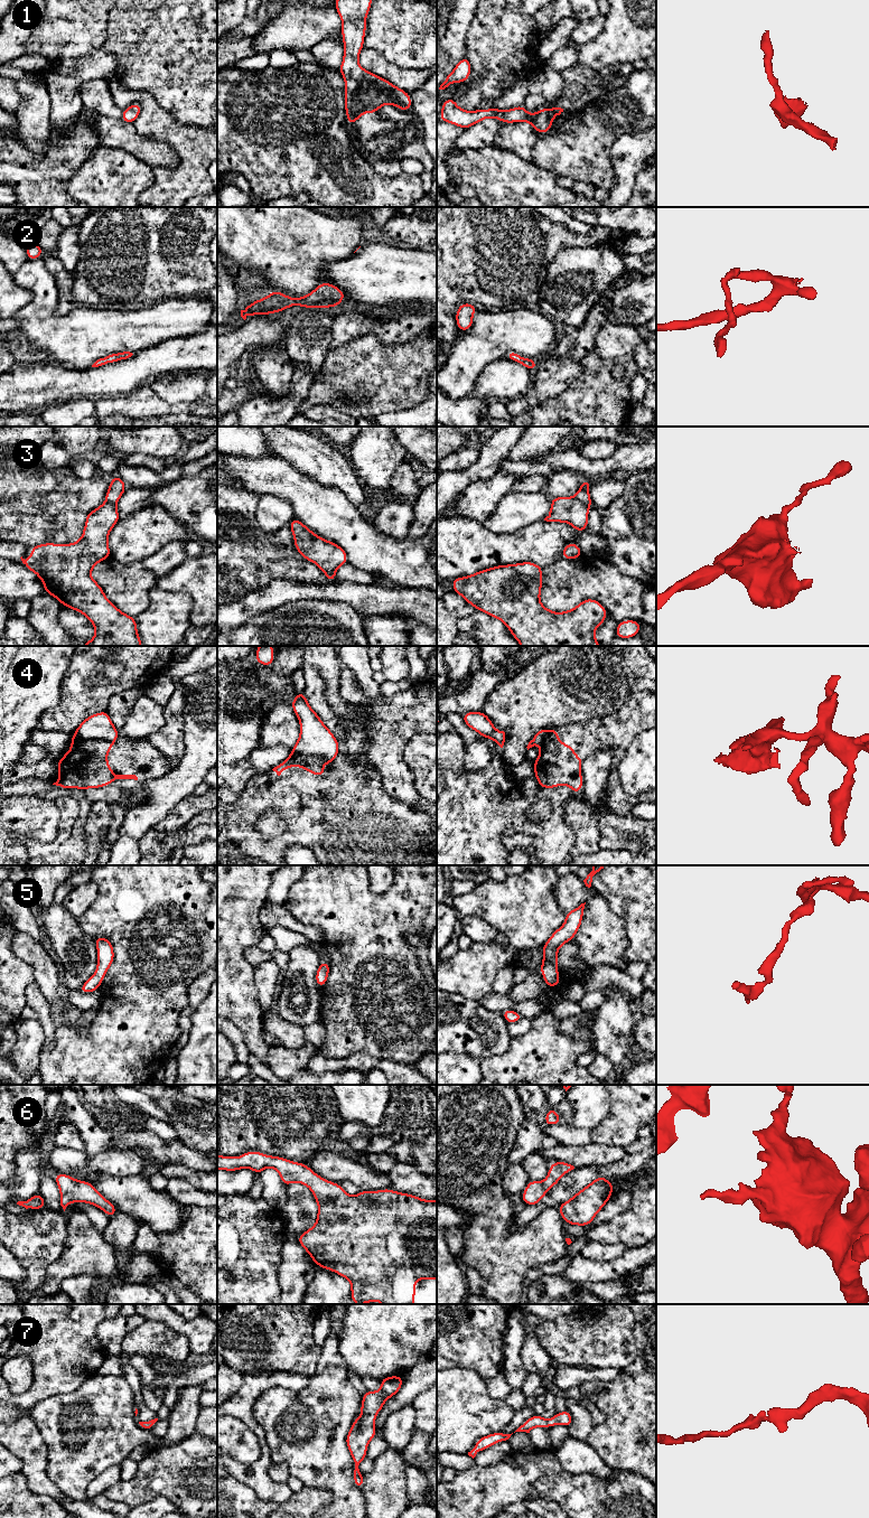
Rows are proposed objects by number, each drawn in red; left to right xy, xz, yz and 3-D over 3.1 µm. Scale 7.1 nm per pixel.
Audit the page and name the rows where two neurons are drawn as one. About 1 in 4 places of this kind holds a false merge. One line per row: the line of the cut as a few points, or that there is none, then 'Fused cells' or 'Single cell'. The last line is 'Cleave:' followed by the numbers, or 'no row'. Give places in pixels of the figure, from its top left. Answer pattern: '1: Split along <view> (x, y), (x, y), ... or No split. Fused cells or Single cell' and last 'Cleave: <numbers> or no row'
1: No split. Single cell
2: No split. Single cell
3: Split along yz (575, 496), (588, 507). Fused cells
4: Split along xy (74, 733), (83, 738), (113, 741). Fused cells
5: No split. Single cell
6: No split. Single cell
7: No split. Single cell
Cleave: 3, 4

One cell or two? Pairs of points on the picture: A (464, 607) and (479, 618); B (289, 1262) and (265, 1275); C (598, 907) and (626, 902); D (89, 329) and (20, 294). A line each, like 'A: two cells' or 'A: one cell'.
A: two cells
B: two cells
C: two cells
D: two cells

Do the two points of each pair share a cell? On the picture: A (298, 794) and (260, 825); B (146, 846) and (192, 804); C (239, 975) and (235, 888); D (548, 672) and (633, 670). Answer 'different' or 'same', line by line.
A: different
B: different
C: same
D: same

